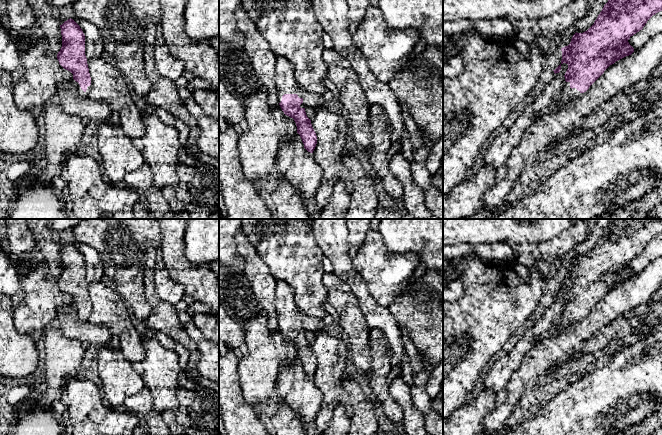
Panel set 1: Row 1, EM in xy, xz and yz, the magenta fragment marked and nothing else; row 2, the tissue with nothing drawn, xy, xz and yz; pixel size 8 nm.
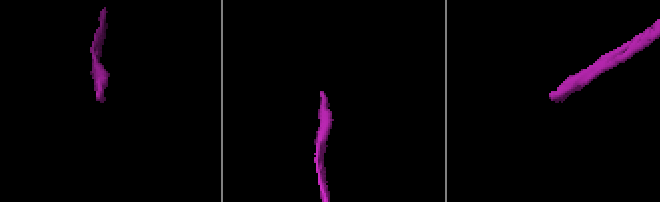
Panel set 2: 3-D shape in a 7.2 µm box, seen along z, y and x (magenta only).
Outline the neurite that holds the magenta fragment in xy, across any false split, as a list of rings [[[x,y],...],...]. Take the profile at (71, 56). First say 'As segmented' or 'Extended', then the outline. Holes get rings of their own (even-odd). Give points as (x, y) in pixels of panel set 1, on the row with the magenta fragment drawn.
Extended. [[[71,18],[60,25],[60,28],[62,47],[57,59],[64,69],[73,74],[79,93],[86,95],[91,85],[91,77],[85,55],[85,35]]]

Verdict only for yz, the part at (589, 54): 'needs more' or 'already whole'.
needs more

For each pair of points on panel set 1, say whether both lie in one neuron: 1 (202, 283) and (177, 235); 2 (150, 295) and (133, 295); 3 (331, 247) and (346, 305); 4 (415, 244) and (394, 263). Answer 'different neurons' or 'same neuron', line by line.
1: same neuron
2: different neurons
3: different neurons
4: different neurons

